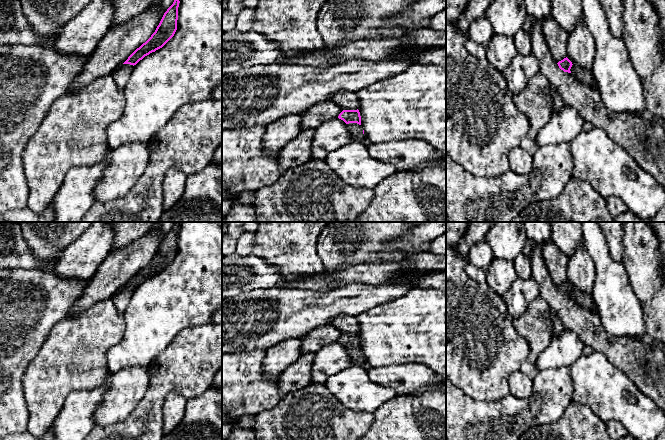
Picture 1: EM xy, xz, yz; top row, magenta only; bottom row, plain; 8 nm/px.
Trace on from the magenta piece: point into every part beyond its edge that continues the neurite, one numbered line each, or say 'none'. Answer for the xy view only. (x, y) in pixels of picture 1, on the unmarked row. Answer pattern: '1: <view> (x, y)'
none

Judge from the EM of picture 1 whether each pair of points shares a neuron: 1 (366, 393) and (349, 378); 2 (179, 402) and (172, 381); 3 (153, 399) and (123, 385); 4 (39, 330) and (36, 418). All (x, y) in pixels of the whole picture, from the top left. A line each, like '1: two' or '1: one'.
1: one
2: two
3: two
4: two

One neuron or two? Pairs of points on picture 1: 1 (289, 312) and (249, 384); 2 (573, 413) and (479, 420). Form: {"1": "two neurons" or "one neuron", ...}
{"1": "two neurons", "2": "two neurons"}

